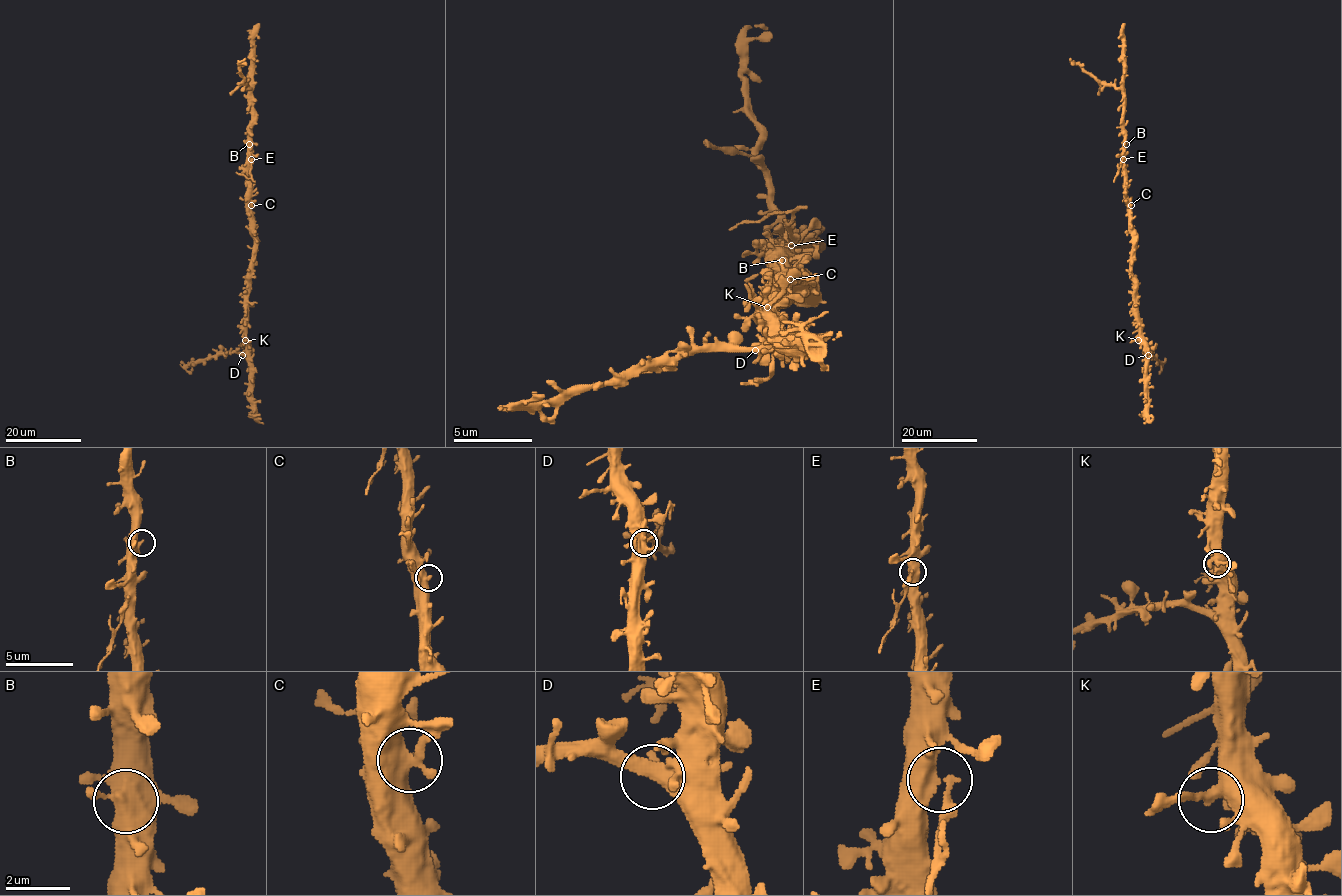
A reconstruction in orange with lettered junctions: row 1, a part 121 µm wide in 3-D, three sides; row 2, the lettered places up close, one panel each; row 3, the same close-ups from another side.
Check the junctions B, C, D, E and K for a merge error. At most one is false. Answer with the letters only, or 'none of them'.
E

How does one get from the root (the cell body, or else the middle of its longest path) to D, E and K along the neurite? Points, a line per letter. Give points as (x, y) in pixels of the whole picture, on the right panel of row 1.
D: (1132, 228), (1135, 238), (1132, 280), (1140, 337), (1145, 341), (1148, 355)
E: (1132, 228), (1122, 159)
K: (1132, 228), (1135, 238), (1132, 280), (1138, 340)

